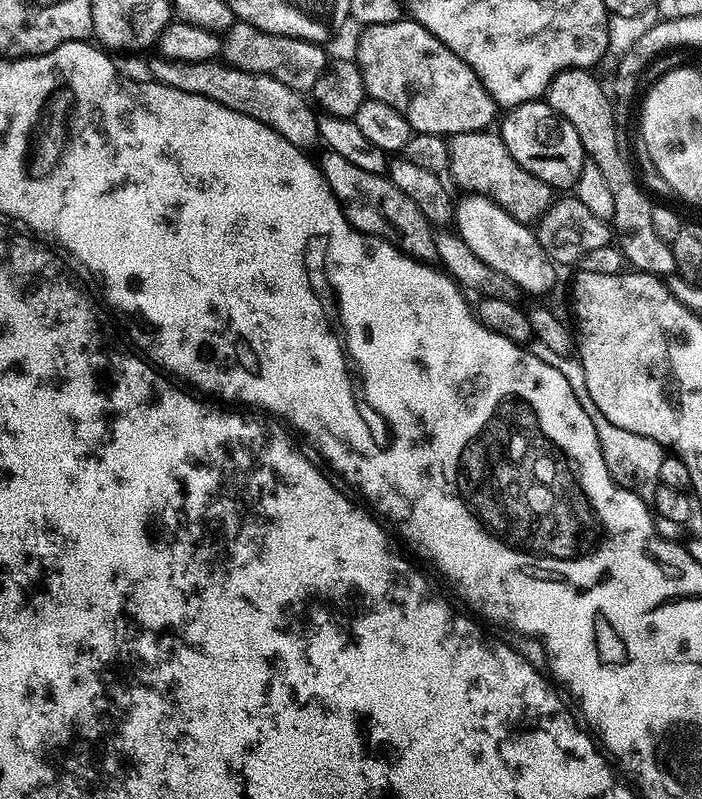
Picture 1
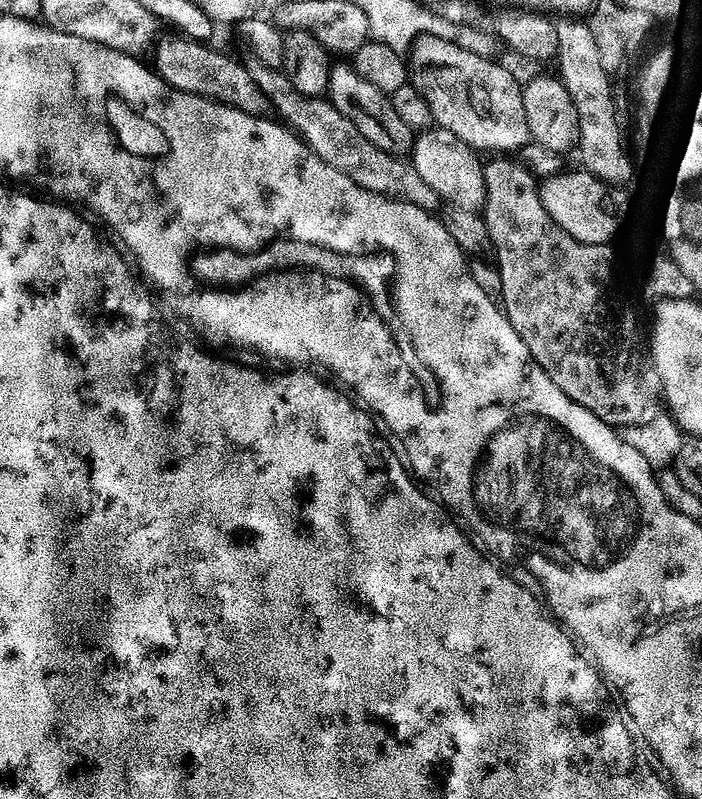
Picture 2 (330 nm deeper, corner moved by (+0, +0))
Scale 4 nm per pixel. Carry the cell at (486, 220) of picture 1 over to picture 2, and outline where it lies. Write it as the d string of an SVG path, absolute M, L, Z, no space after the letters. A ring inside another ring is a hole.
M439 126L421 131L410 149L410 162L422 182L426 182L443 203L462 206L462 210L471 212L480 212L484 206L484 167L479 158L477 149Z

